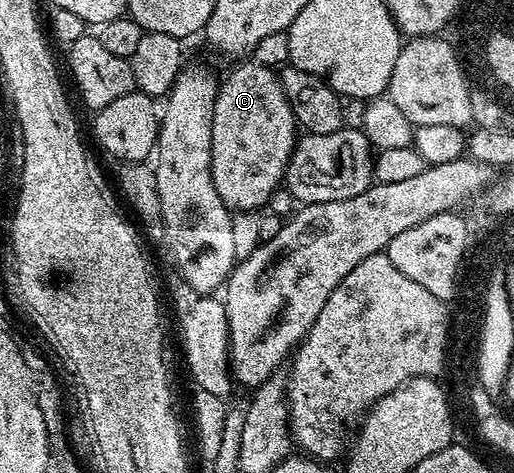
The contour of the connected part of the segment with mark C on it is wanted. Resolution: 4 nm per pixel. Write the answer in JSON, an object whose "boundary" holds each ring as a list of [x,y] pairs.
{"boundary":[[[243,61],[220,82],[213,105],[213,137],[211,138],[211,176],[217,197],[232,212],[256,211],[265,206],[284,182],[286,167],[297,142],[297,124],[293,109],[285,97],[279,75],[272,68],[254,61]]]}

